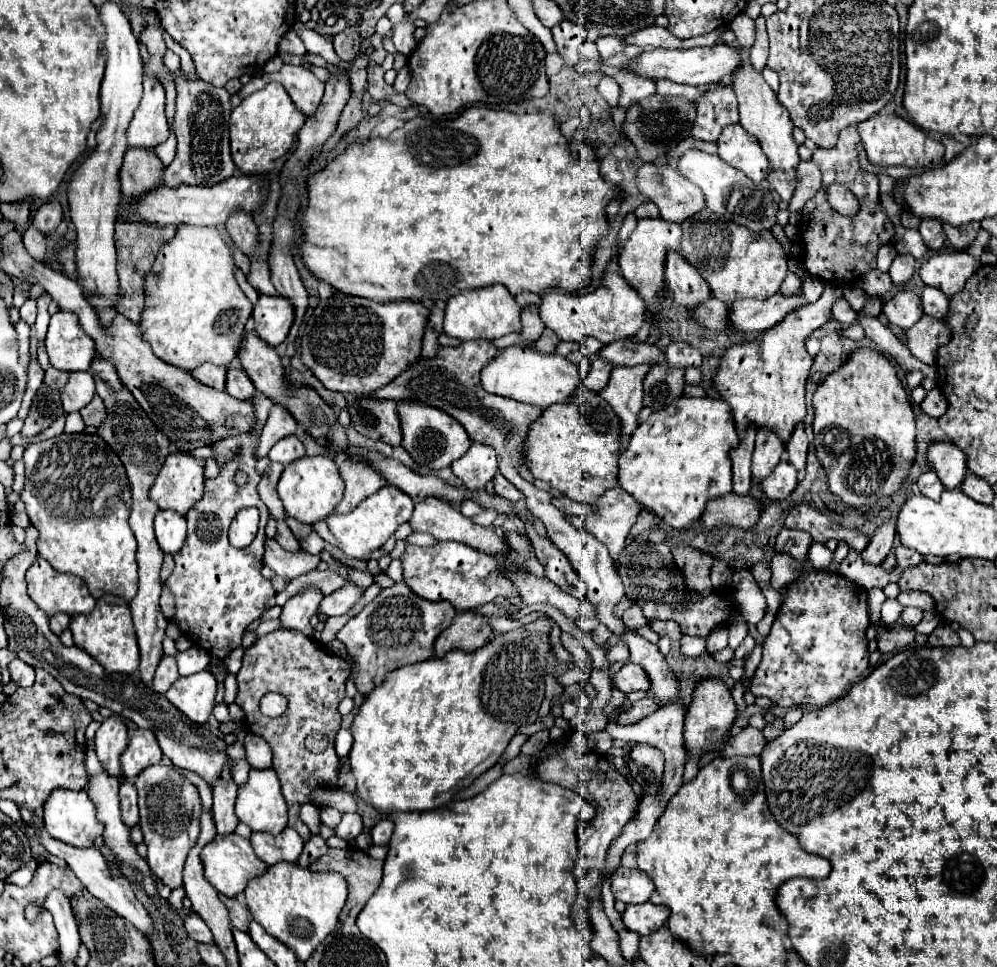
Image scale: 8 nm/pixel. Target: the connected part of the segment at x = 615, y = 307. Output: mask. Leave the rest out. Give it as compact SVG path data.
M606 271L598 289L592 293L546 293L540 305L540 317L548 329L552 329L562 341L582 341L582 337L596 337L604 345L612 341L624 341L626 337L638 333L642 327L646 303L642 303L638 291L622 279L620 273Z

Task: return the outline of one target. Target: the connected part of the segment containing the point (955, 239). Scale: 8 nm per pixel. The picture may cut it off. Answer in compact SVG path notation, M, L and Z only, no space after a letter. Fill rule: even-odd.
M944 223L944 233L948 237L948 241L952 243L954 249L966 249L974 239L976 239L976 233L980 229L980 223L970 223L966 227L950 227Z

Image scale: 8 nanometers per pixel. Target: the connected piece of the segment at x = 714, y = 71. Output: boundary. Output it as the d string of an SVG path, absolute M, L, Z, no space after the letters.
M718 43L714 47L704 47L704 49L688 49L688 51L678 51L678 49L650 49L650 51L642 51L634 61L628 63L628 71L634 75L640 75L644 79L668 79L674 83L684 83L684 85L694 85L698 89L704 89L704 85L710 83L718 83L724 77L730 77L736 67L740 65L740 55L736 51L736 47L726 45L726 43Z

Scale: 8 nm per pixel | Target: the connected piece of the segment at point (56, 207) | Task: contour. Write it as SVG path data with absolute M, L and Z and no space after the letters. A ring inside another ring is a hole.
M48 201L38 209L38 213L36 213L32 223L42 233L52 233L60 225L60 221L62 221L62 205L58 201Z

